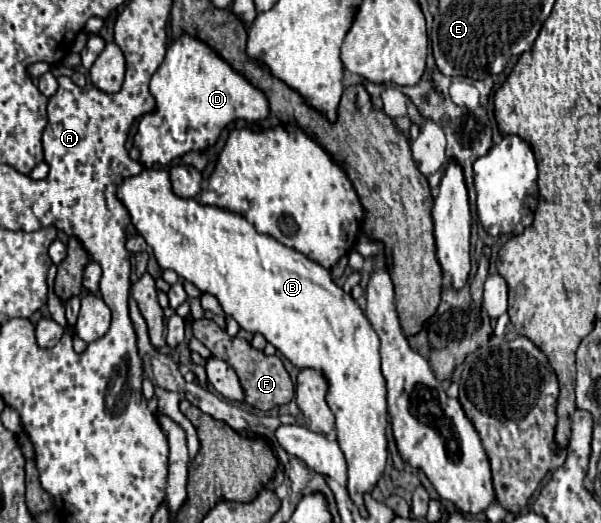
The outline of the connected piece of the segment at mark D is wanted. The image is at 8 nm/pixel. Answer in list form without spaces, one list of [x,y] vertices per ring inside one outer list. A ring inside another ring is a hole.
[[[180,36],[168,46],[166,58],[152,76],[150,92],[156,98],[156,108],[144,114],[134,136],[134,146],[140,150],[144,166],[170,164],[192,150],[206,150],[220,132],[234,120],[258,122],[268,118],[268,100],[246,78],[240,78],[226,62],[220,62],[204,42]]]

